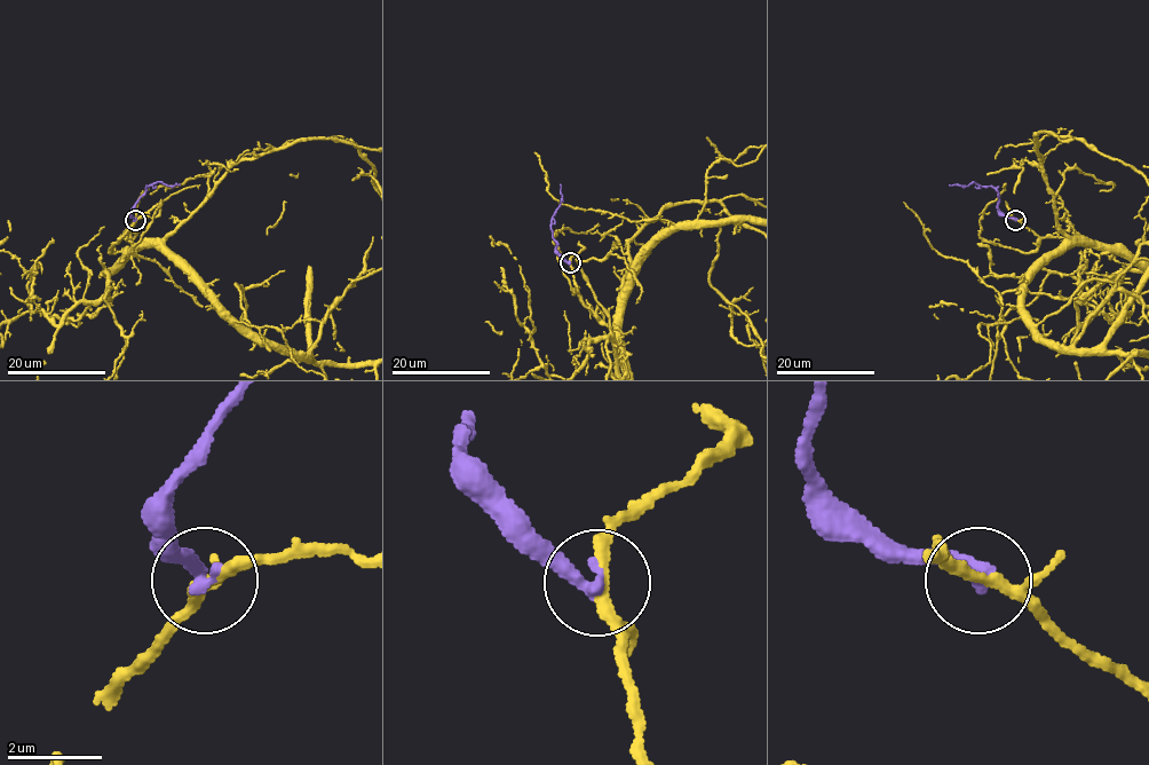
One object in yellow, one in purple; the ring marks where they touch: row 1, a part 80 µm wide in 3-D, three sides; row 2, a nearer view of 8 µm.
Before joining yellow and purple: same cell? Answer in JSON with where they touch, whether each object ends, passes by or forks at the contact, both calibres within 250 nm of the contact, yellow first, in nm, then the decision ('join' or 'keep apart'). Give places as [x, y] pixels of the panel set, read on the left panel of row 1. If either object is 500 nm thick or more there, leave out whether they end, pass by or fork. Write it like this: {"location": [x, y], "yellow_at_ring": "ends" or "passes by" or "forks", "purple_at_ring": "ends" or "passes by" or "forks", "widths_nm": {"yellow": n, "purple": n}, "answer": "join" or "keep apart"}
{"location": [135, 220], "yellow_at_ring": "forks", "purple_at_ring": "ends", "widths_nm": {"yellow": 200, "purple": 360}, "answer": "join"}

